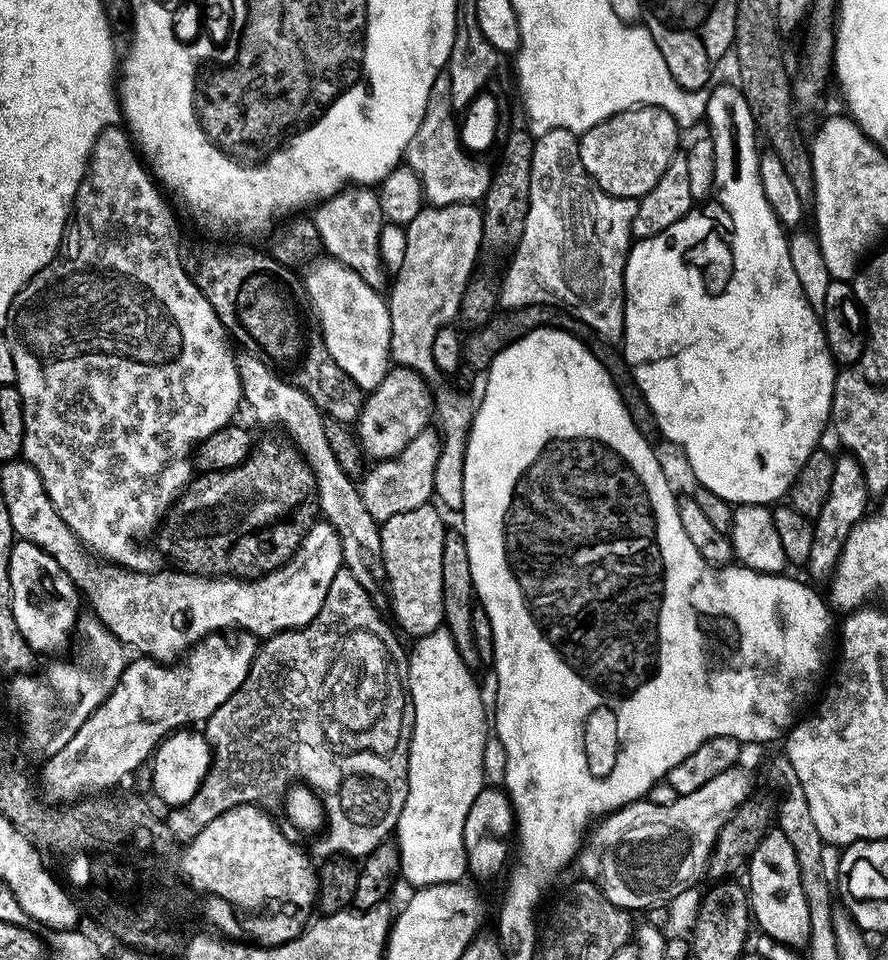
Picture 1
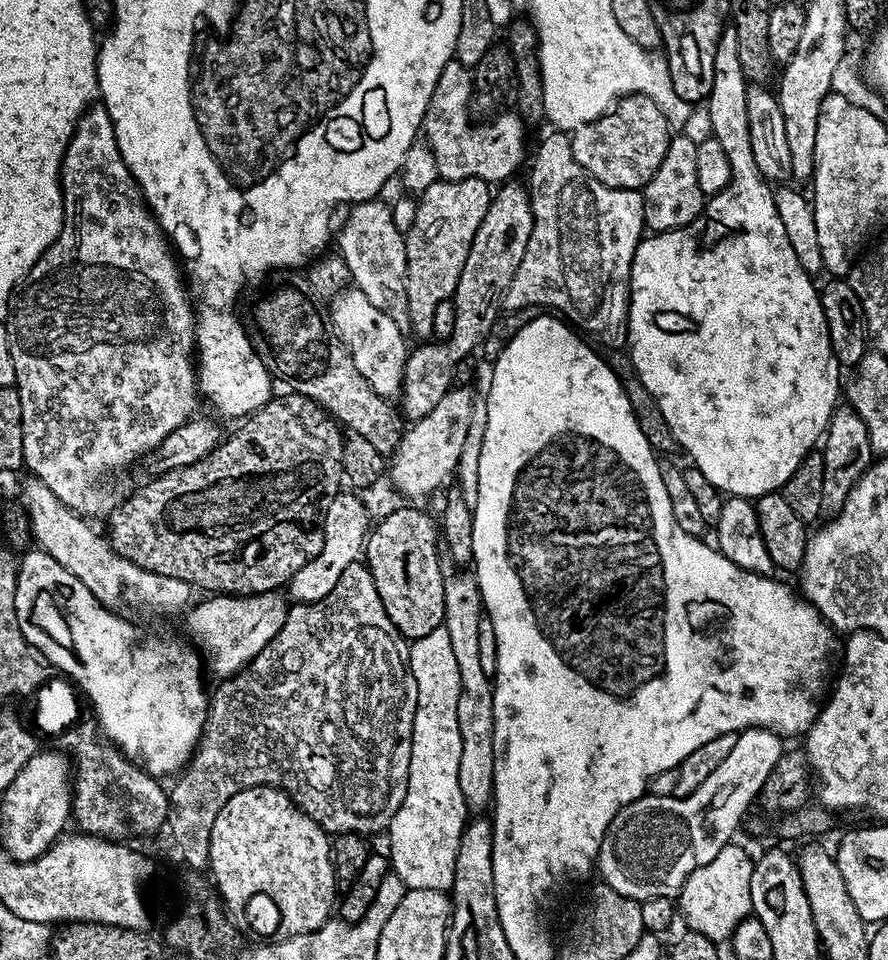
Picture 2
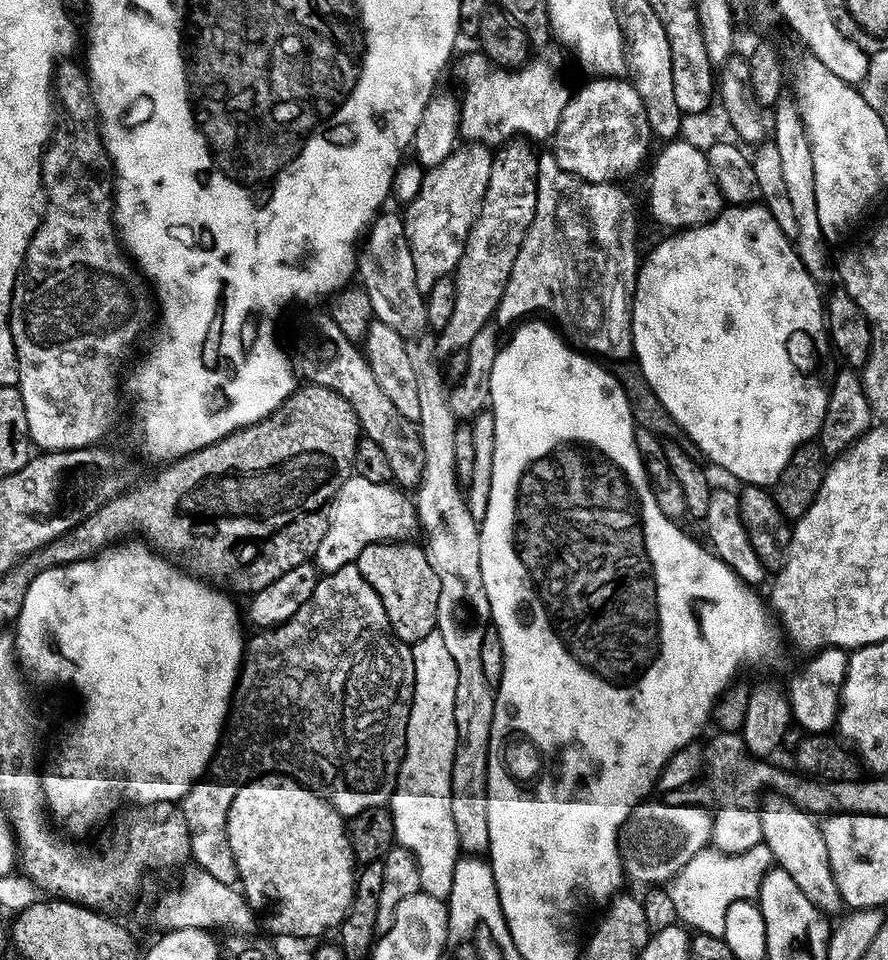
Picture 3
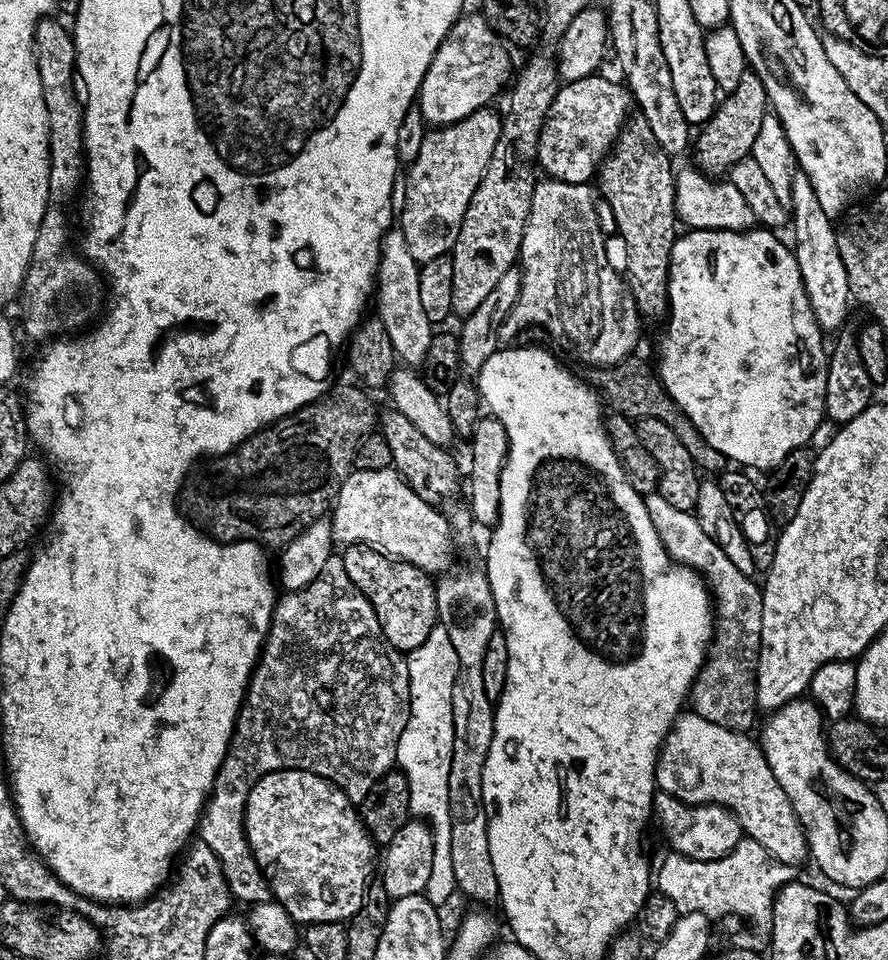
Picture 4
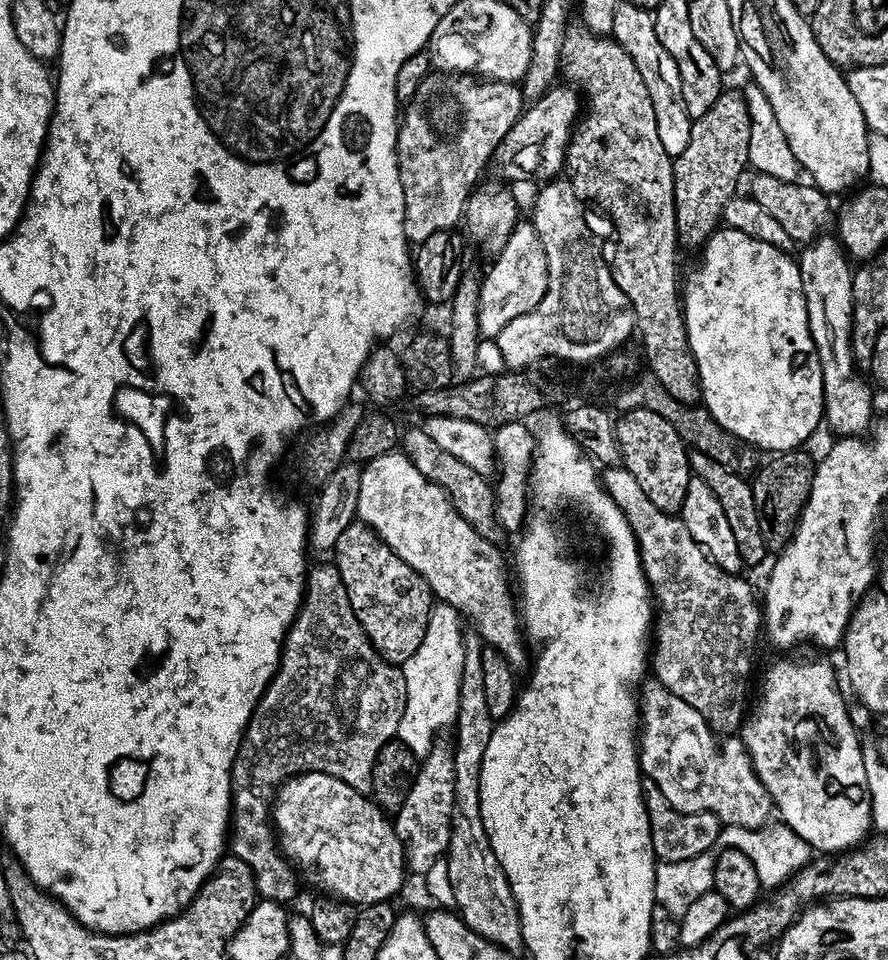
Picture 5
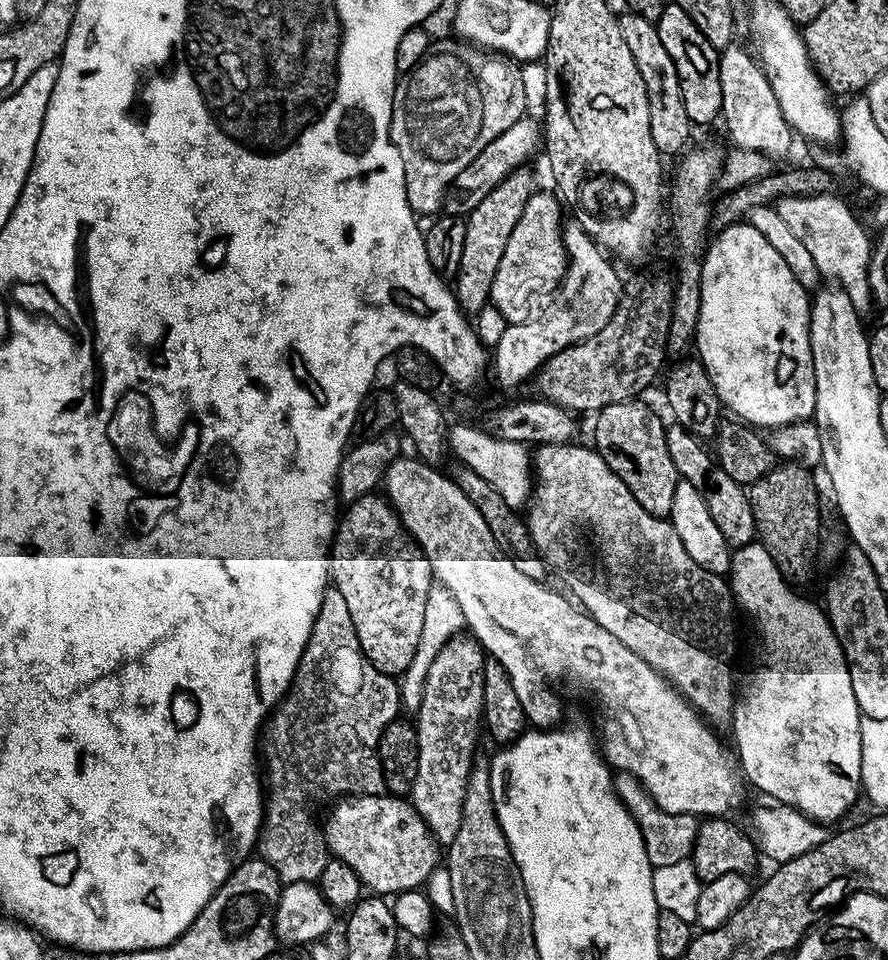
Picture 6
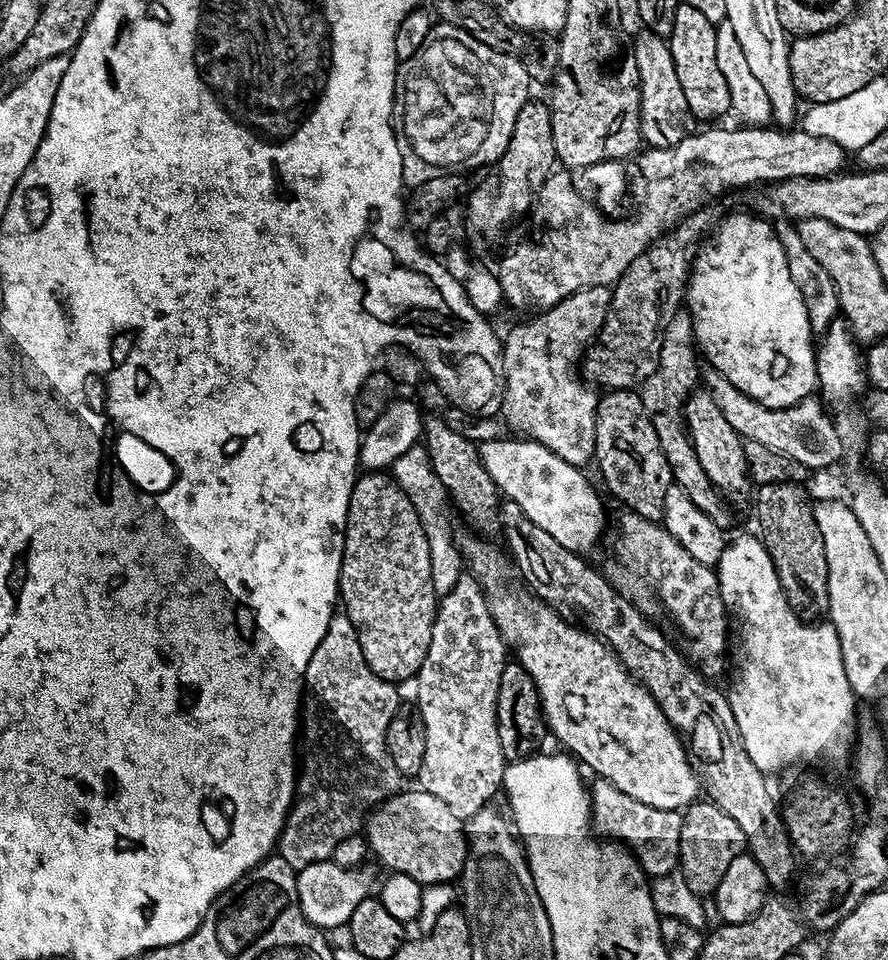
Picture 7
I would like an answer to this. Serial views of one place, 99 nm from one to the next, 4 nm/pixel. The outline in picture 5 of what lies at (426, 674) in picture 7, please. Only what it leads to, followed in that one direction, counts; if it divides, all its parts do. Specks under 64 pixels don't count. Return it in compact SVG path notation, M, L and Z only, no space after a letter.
M433 747L427 756L423 757L419 765L419 772L413 788L402 803L402 808L394 813L394 827L398 838L404 847L404 863L409 873L423 874L434 866L448 851L450 834L452 833L452 811L454 810L454 758L451 747Z

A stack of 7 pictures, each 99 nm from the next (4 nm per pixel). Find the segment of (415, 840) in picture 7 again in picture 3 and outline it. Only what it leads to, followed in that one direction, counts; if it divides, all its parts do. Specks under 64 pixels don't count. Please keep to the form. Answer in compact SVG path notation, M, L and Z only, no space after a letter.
M260 776L242 786L230 802L226 834L245 900L260 900L260 896L264 896L264 900L276 900L276 904L280 904L280 916L284 916L284 920L280 920L284 938L320 936L324 928L339 929L352 901L358 863L347 836L345 817L329 800L291 776Z

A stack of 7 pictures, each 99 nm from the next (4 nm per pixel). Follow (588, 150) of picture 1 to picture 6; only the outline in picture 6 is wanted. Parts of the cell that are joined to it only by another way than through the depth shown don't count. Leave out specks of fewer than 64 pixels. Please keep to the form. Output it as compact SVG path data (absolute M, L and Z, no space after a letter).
M522 118L514 122L510 130L494 138L494 142L490 142L490 146L486 146L486 150L482 150L482 154L478 154L478 158L474 158L474 162L470 162L470 166L466 166L466 170L462 170L458 178L454 178L454 182L444 193L443 211L447 215L467 218L474 210L474 206L478 206L478 202L482 202L482 198L486 198L486 194L494 190L494 186L498 186L516 169L523 168L529 163L528 155L536 147L541 147L542 124L541 121L528 119Z

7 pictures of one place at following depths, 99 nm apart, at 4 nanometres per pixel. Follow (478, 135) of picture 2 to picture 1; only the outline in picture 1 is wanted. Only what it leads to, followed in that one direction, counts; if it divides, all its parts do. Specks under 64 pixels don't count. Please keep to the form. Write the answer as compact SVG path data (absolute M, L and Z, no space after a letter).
M443 71L435 76L434 86L430 86L426 112L422 114L422 122L418 122L418 130L414 130L414 138L410 138L404 151L407 167L412 168L420 180L423 199L434 208L483 201L492 181L492 168L484 165L480 161L482 159L461 144L458 120L452 115L452 83L447 71Z

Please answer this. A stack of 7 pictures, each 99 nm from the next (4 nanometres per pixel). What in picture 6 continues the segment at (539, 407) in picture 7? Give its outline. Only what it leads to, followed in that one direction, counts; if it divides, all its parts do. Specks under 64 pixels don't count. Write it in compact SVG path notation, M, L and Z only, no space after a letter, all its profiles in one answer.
M567 223L562 229L568 267L564 280L548 301L547 310L536 320L508 324L494 345L494 372L496 368L496 380L504 388L516 388L523 380L531 381L552 355L598 334L622 304L620 276L612 269L613 261L589 236L589 229Z

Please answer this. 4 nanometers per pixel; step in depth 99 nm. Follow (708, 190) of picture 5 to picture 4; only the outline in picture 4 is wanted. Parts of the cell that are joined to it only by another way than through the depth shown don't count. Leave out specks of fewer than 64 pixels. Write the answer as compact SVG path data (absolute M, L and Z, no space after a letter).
M751 70L744 72L738 86L717 103L716 113L699 129L700 137L694 140L695 167L713 178L731 173L734 165L751 157L758 130L762 130L762 118L769 112L768 95L766 86L762 86L762 78Z

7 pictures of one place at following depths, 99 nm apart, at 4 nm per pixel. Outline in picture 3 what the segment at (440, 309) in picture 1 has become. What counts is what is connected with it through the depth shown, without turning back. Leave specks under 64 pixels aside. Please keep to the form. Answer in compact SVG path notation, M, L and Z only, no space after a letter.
M479 142L464 147L468 148L457 147L438 166L425 171L418 196L402 212L410 254L414 258L414 282L418 282L418 290L425 294L438 278L455 273L490 182L493 153Z

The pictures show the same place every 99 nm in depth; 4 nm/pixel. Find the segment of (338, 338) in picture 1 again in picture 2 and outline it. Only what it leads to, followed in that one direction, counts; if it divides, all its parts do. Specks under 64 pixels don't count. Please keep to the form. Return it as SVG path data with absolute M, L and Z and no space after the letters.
M355 286L347 287L331 302L330 323L336 336L348 349L354 366L358 366L358 374L366 378L368 385L385 398L399 397L404 363L410 351L410 344L404 341L405 329L396 325L394 318L382 314L382 310L378 310L378 306L374 306L374 302L370 302L370 298L366 298L366 294Z

